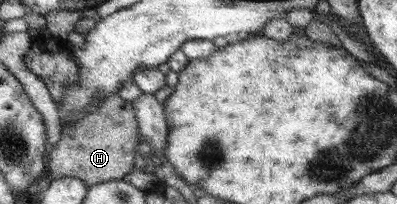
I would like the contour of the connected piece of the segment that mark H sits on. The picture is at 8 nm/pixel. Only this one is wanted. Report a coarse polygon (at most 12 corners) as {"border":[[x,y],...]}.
{"border":[[113,93],[69,123],[49,180],[89,187],[135,169],[140,124]]}

